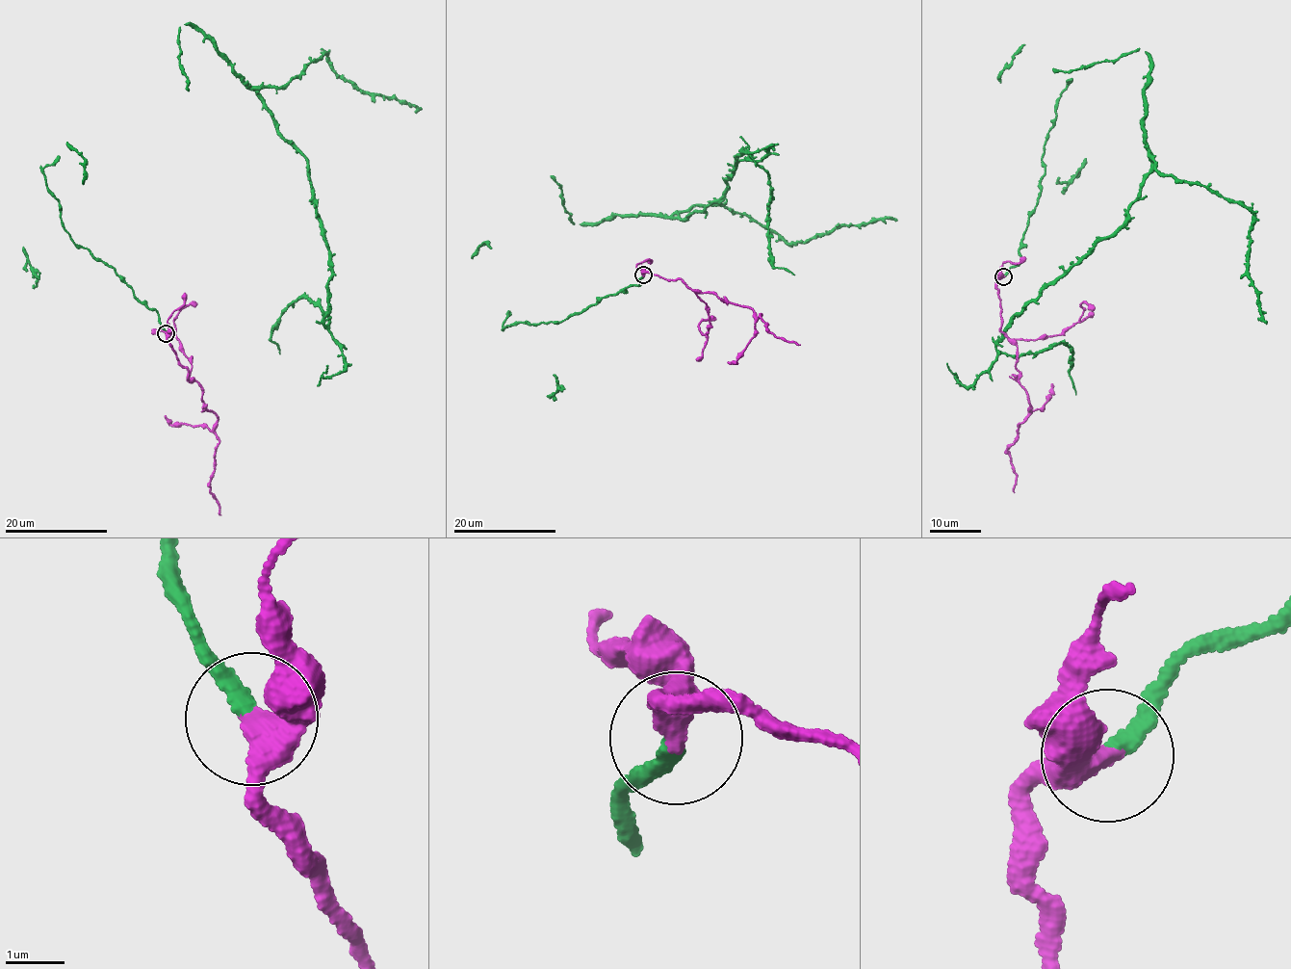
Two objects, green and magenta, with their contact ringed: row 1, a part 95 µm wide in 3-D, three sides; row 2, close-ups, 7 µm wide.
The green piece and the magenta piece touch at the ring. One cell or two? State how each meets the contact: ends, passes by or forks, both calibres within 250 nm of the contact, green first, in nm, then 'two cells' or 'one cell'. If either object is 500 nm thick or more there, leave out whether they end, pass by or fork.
green ends | magenta passes by | 260/360 nm | one cell

